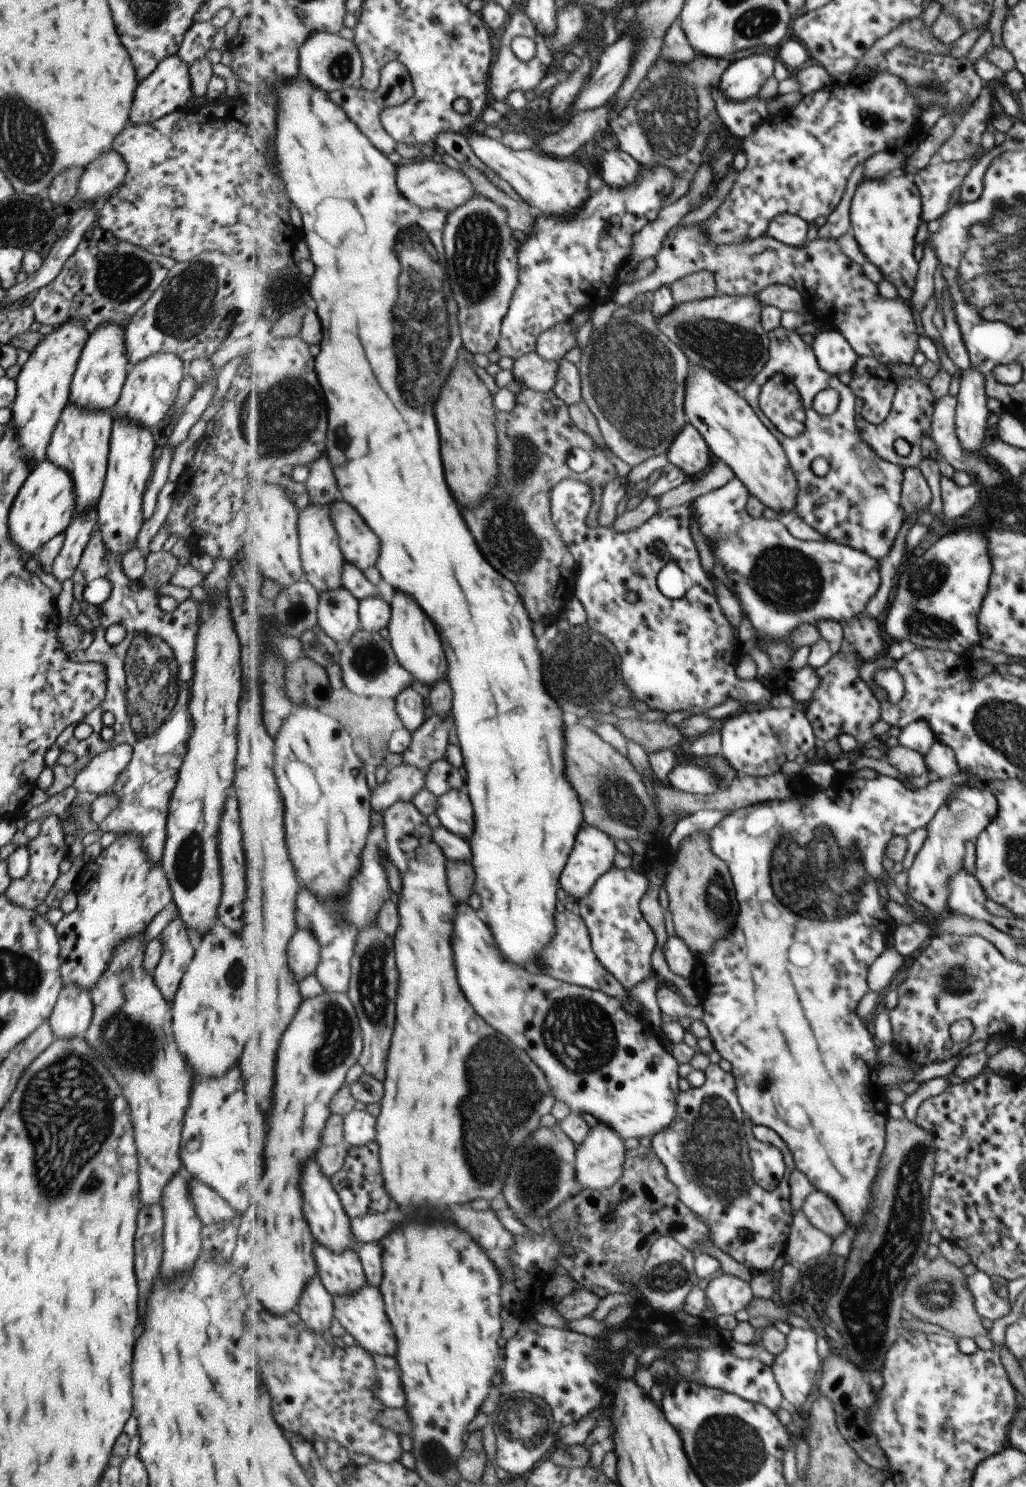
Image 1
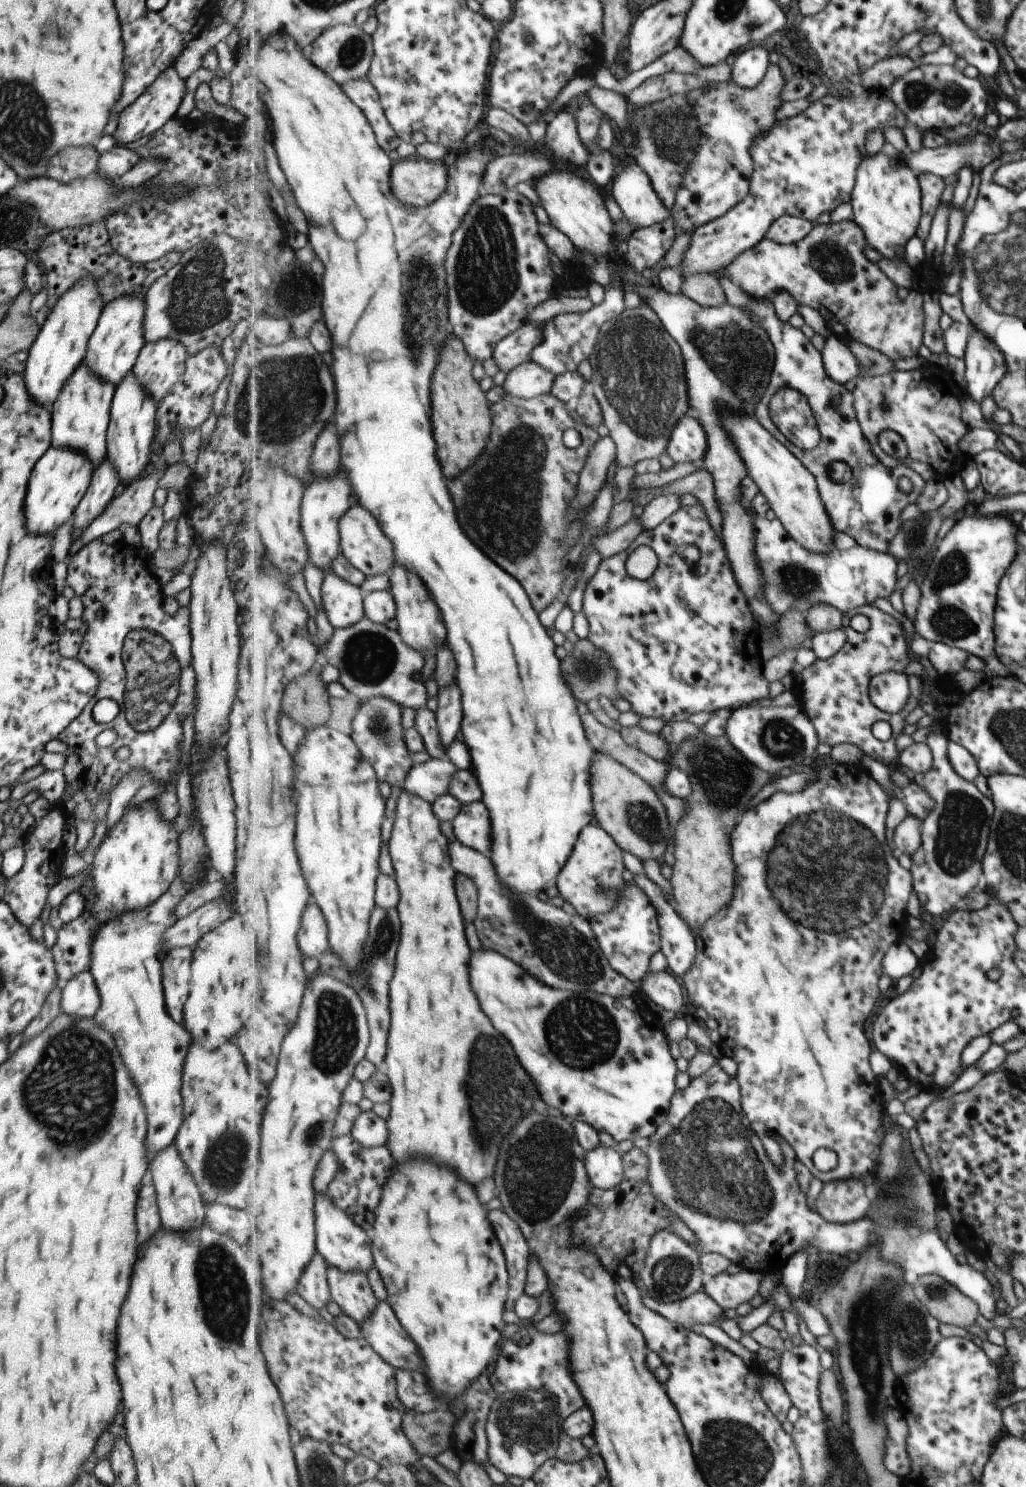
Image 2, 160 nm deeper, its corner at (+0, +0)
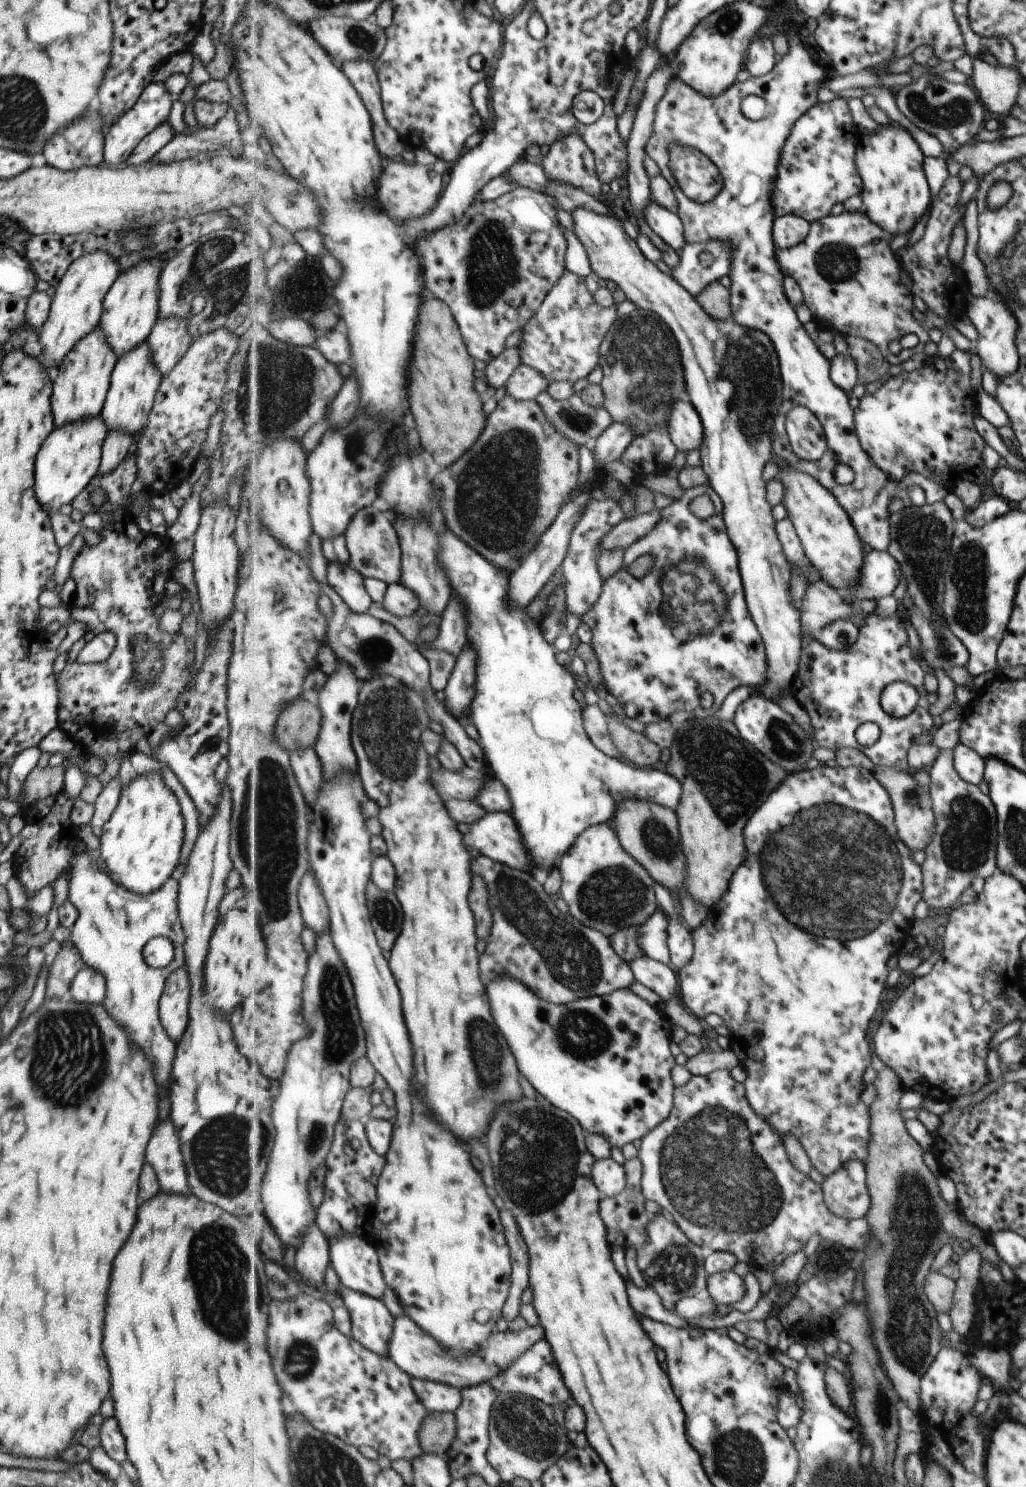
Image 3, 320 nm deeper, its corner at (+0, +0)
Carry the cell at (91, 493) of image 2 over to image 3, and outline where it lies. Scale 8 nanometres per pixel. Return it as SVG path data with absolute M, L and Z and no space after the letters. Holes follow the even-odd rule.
M109 432L100 451L100 462L97 468L97 476L109 474L125 456L134 448L135 437L127 432Z

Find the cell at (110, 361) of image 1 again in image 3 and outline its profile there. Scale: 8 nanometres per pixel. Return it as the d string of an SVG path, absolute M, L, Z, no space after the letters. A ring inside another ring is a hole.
M157 258L141 260L135 266L123 270L113 282L102 303L101 317L98 323L101 336L105 338L105 346L111 348L113 356L125 356L131 348L137 348L151 332L157 319L157 296L159 295L158 277L163 263Z

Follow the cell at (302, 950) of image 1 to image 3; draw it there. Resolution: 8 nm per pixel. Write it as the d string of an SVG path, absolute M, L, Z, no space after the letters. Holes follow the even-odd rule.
M307 871L301 882L298 900L305 926L311 928L315 936L321 936L323 932L327 932L330 929L329 906L311 871Z

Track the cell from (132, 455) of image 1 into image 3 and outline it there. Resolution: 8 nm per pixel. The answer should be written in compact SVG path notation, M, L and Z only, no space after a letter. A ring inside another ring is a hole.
M141 342L137 348L131 348L131 352L125 352L125 356L116 358L109 380L109 388L100 412L106 434L127 432L129 436L139 436L141 426L145 424L149 410L153 406L155 392L161 383L160 378L157 368L153 368L153 362L149 358L149 348L145 342Z

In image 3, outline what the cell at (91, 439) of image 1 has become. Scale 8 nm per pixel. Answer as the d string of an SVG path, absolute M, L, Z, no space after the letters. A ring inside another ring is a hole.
M99 327L85 334L65 354L63 362L56 368L57 374L52 378L50 406L54 426L73 424L77 420L83 422L100 416L115 362L116 358L111 348L105 346L105 338L101 336Z

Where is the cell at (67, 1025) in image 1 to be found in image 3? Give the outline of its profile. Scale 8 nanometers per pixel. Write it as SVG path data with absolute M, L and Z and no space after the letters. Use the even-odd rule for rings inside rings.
M82 966L70 982L67 998L79 1004L99 1004L104 1000L105 992L103 976L93 968Z

